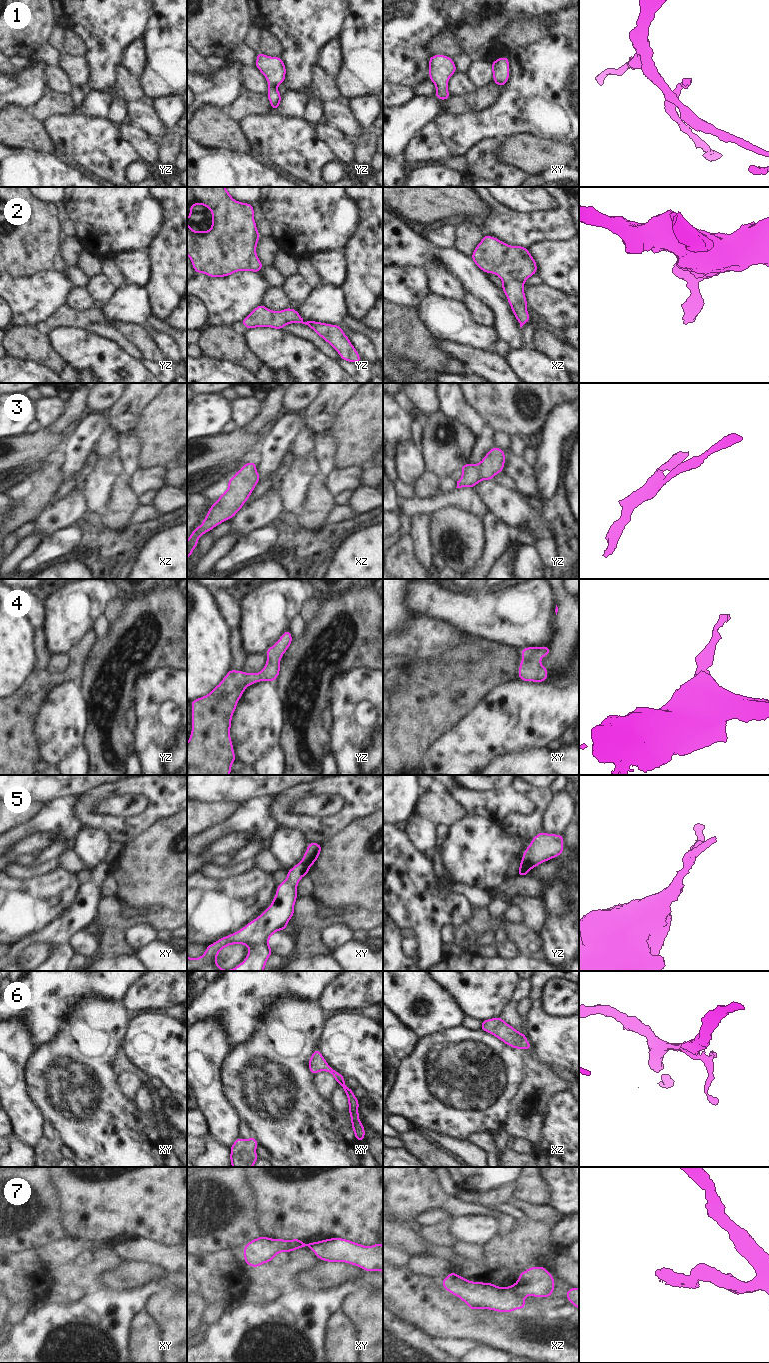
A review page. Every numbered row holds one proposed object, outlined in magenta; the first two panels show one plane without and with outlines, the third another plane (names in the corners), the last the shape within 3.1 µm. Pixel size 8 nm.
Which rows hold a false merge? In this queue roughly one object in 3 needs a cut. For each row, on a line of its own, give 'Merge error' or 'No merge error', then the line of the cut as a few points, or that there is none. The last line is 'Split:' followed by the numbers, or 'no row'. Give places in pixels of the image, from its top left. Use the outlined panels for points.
1: No merge error. No split
2: No merge error. No split
3: No merge error. No split
4: No merge error. No split
5: Merge error. Split along yz (521, 860), (531, 867)
6: No merge error. No split
7: Merge error. Split along xz (509, 1286), (516, 1293), (524, 1297)
Split: 5, 7.

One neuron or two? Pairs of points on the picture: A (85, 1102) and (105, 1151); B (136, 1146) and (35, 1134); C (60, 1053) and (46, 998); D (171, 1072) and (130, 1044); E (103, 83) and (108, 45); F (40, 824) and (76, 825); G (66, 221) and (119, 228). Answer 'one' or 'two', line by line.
A: one
B: two
C: two
D: one
E: one
F: one
G: two

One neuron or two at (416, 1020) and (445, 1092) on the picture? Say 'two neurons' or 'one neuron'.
two neurons

